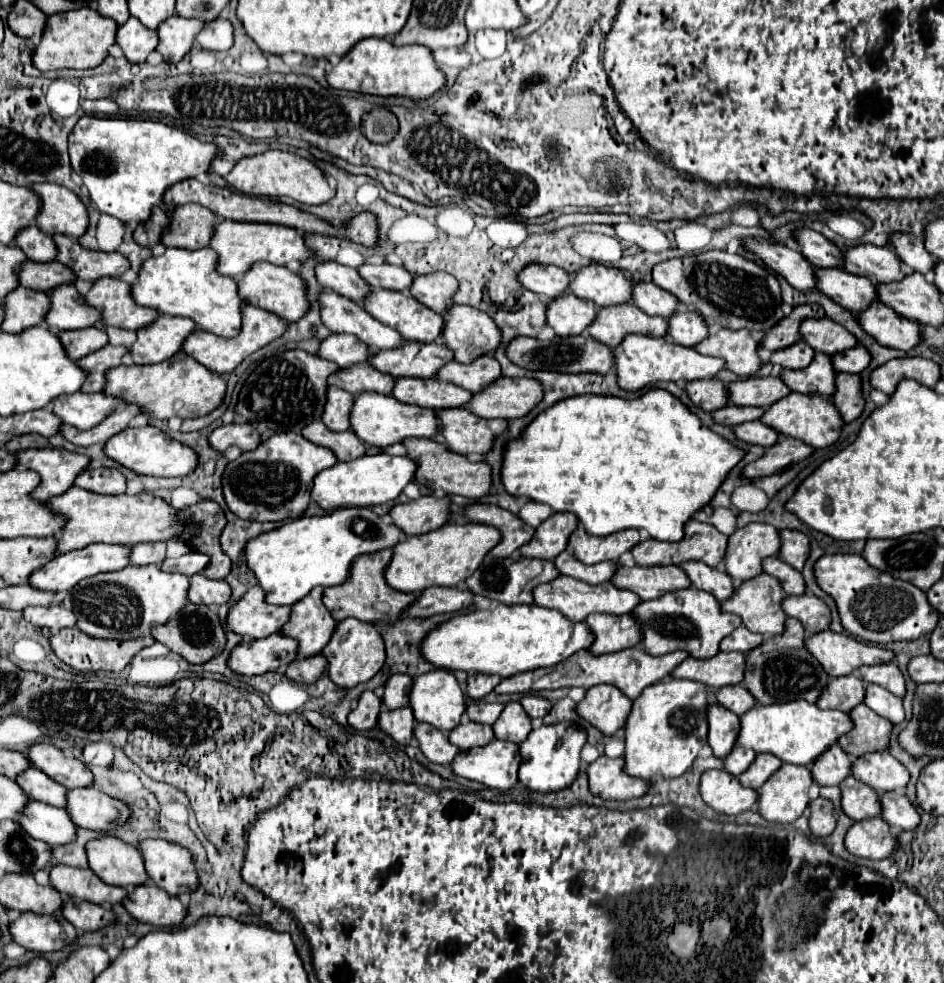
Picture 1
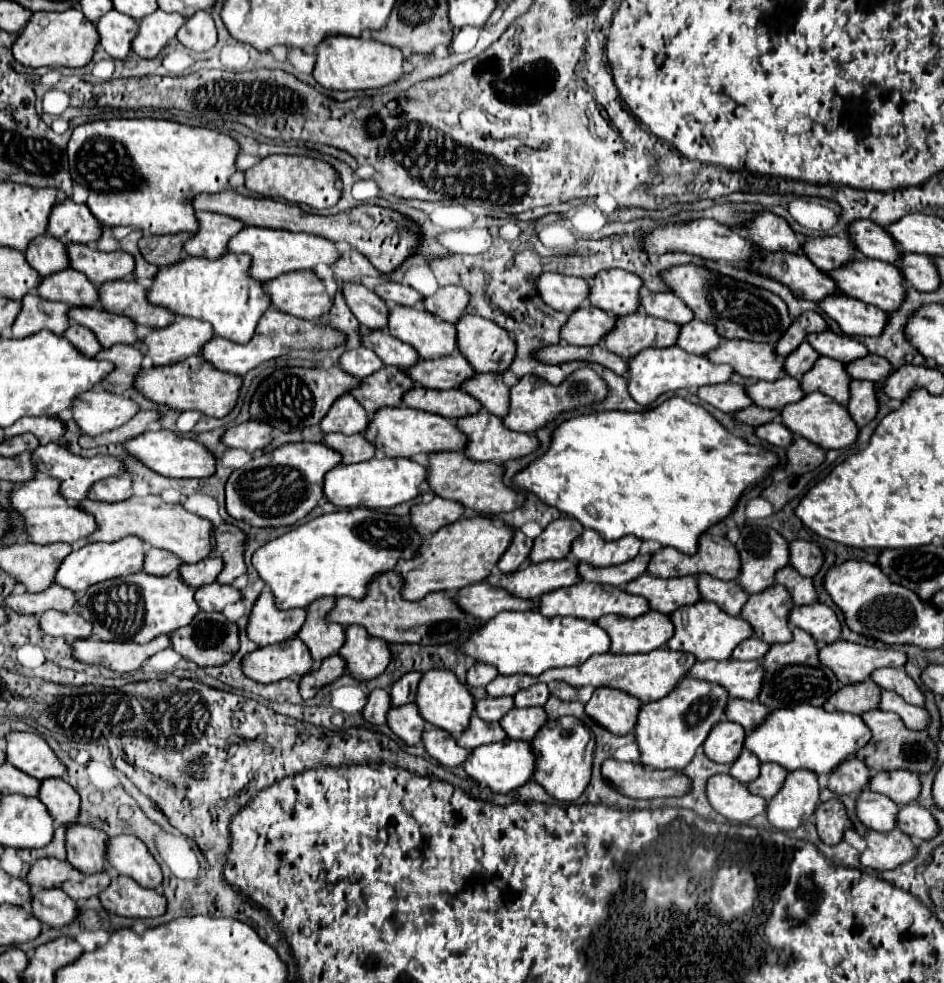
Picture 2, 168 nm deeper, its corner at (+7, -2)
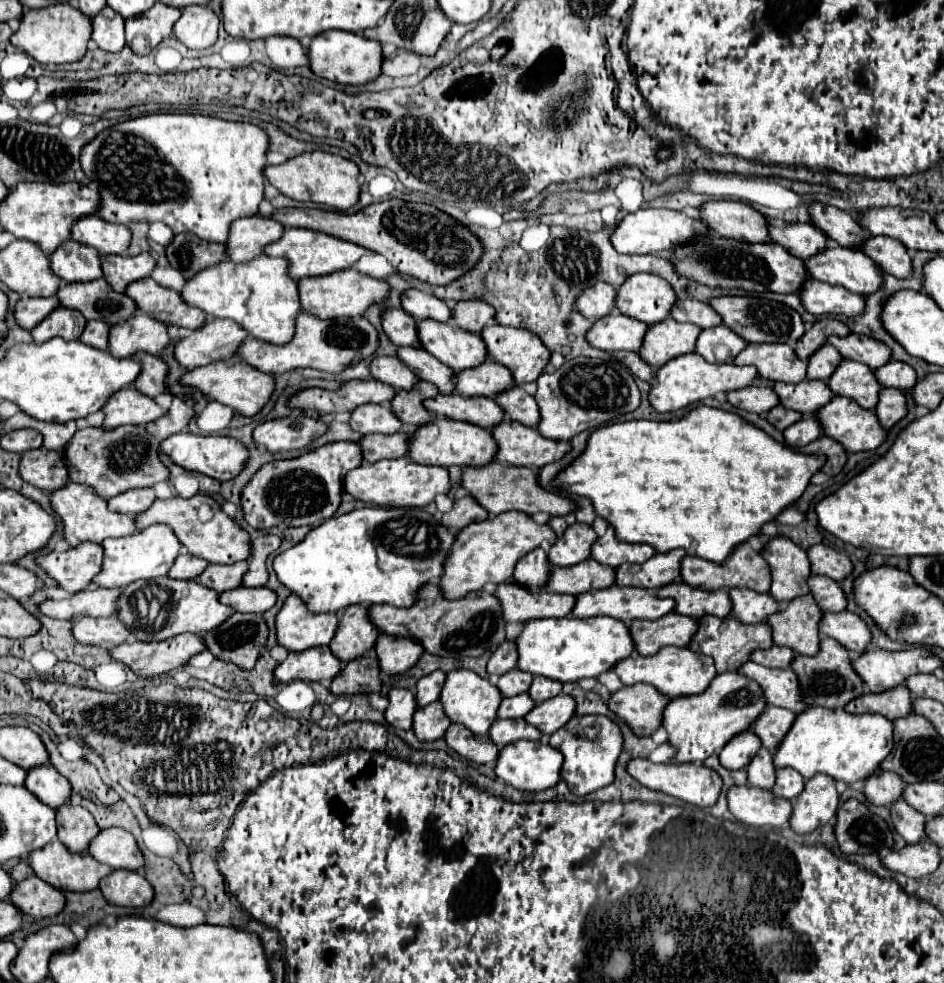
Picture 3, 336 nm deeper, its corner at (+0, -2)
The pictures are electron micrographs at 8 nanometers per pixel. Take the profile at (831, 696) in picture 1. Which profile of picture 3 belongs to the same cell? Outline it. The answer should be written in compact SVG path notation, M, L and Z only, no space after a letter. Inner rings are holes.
M897 686L897 690L887 690L879 694L863 694L845 706L849 714L881 714L885 718L897 720L913 714L913 698L907 686Z

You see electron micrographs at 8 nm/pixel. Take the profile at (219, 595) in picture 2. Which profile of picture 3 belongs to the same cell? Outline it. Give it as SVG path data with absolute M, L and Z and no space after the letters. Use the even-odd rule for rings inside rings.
M263 586L263 588L237 588L221 594L221 602L231 606L235 612L253 612L253 614L263 614L271 610L277 602L277 594Z

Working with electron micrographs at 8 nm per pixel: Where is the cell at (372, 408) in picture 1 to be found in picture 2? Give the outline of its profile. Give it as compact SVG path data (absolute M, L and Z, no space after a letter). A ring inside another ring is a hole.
M404 406L378 408L378 412L374 412L368 428L362 434L366 434L364 438L376 446L378 454L390 458L398 458L398 456L410 458L418 452L428 454L428 452L442 452L442 450L462 450L462 446L466 446L466 436L458 432L454 420L446 420L444 416L414 410L414 408L404 408Z

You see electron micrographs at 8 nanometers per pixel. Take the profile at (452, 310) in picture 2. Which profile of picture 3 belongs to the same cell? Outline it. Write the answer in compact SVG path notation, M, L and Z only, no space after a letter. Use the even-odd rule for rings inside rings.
M467 300L467 302L459 302L453 308L453 320L459 328L473 332L473 334L481 334L481 330L489 324L493 324L495 320L495 308L489 306L487 302L481 300Z

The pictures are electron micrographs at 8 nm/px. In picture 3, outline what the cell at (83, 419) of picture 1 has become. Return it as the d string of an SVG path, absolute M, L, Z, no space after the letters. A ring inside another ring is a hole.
M129 386L127 390L119 390L117 394L113 394L113 398L109 398L109 404L105 404L103 412L103 428L113 428L121 424L149 424L161 418L167 410L161 408L153 398Z

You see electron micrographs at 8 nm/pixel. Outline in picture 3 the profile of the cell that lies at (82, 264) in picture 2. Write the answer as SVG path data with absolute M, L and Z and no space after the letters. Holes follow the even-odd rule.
M143 252L139 256L105 256L105 280L113 286L113 290L123 294L131 282L151 276L155 264L157 262L149 252Z

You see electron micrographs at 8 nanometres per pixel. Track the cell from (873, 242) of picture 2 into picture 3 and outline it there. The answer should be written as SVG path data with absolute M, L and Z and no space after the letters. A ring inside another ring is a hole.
M821 202L809 204L811 224L817 226L827 238L839 242L839 246L853 248L853 242L861 242L867 234L861 230L859 222L849 214L835 206L825 206Z

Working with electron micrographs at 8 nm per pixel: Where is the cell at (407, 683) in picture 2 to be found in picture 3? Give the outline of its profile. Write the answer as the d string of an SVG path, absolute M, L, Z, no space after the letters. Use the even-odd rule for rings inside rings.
M435 670L429 676L423 676L417 682L417 702L419 702L419 706L423 708L423 706L439 700L443 684L445 684L445 674L441 670Z

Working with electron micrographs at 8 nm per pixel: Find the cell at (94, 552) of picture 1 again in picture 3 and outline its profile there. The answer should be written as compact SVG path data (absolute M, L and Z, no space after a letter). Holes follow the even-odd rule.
M153 524L145 530L139 530L133 536L107 538L103 542L103 550L105 550L103 568L101 574L97 574L97 578L93 580L93 584L101 588L123 588L135 580L151 580L167 576L177 554L181 552L181 542L173 534L173 530L169 530L167 524Z

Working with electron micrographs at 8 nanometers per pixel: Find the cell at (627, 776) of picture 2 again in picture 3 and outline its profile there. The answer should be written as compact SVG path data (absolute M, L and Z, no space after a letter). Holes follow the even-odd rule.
M635 758L629 762L627 766L629 774L639 780L643 786L651 788L651 790L659 790L659 792L665 792L665 794L671 794L683 802L689 802L689 804L695 804L695 806L713 806L721 794L721 788L723 788L723 780L721 776L707 768L707 766L697 766L697 764L653 764L651 760L645 760L645 758Z

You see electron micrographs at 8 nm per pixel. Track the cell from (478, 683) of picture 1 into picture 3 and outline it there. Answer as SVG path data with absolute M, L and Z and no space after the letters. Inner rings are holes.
M505 640L491 656L489 664L487 664L487 672L489 674L505 674L509 670L513 670L517 666L517 644L515 640Z

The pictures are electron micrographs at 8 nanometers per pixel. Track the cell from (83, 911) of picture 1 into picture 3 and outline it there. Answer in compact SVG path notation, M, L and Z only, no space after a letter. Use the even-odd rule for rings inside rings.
M37 876L17 882L9 894L9 900L15 908L33 918L47 918L61 910L61 892Z

